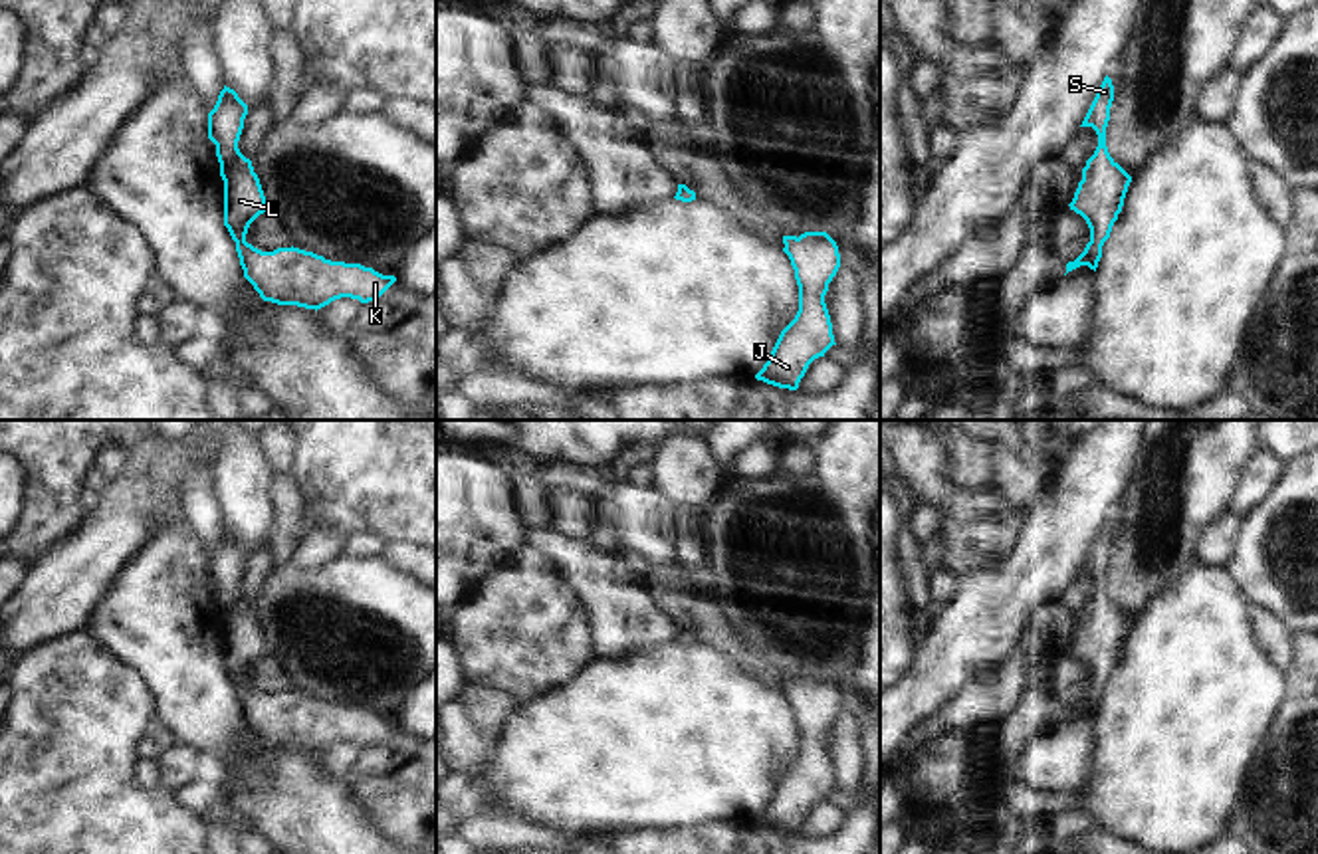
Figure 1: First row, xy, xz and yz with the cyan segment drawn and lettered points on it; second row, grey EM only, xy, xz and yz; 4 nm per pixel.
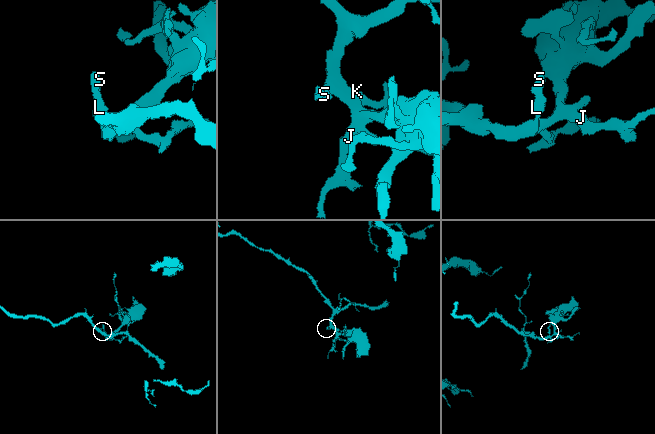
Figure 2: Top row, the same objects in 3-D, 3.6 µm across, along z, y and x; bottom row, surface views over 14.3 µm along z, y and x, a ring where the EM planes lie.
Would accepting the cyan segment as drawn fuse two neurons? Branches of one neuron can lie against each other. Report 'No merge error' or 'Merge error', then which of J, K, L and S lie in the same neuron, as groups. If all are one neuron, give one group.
No merge error. Groups: J K L S.

